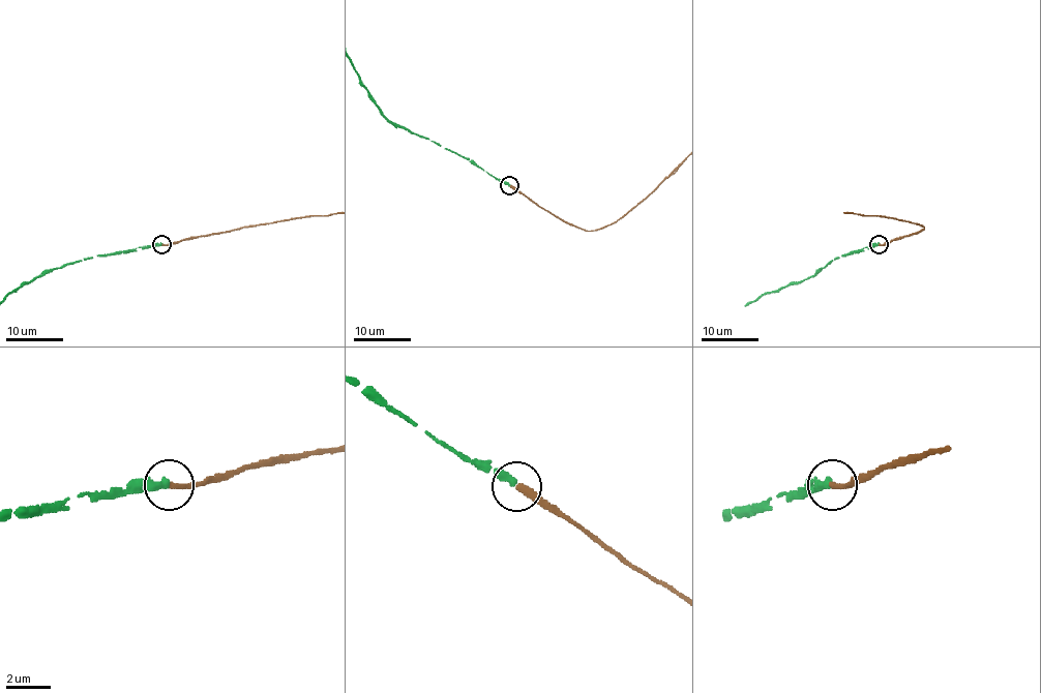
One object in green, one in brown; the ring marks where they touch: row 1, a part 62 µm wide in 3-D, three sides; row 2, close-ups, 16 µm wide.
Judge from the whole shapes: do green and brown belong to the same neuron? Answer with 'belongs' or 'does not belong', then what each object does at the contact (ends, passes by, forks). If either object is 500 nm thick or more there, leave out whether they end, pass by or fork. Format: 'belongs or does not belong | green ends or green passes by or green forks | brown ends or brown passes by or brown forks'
belongs | green ends | brown ends

